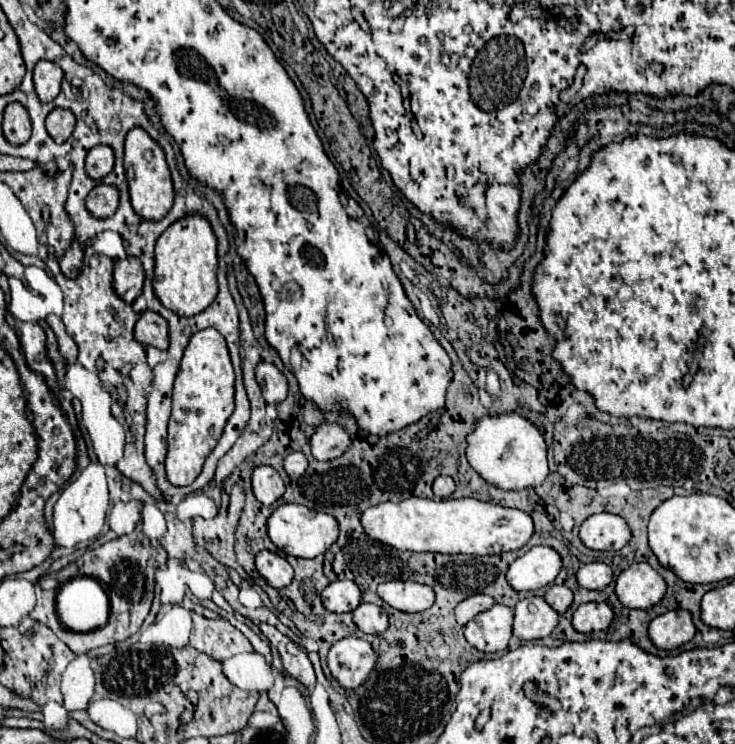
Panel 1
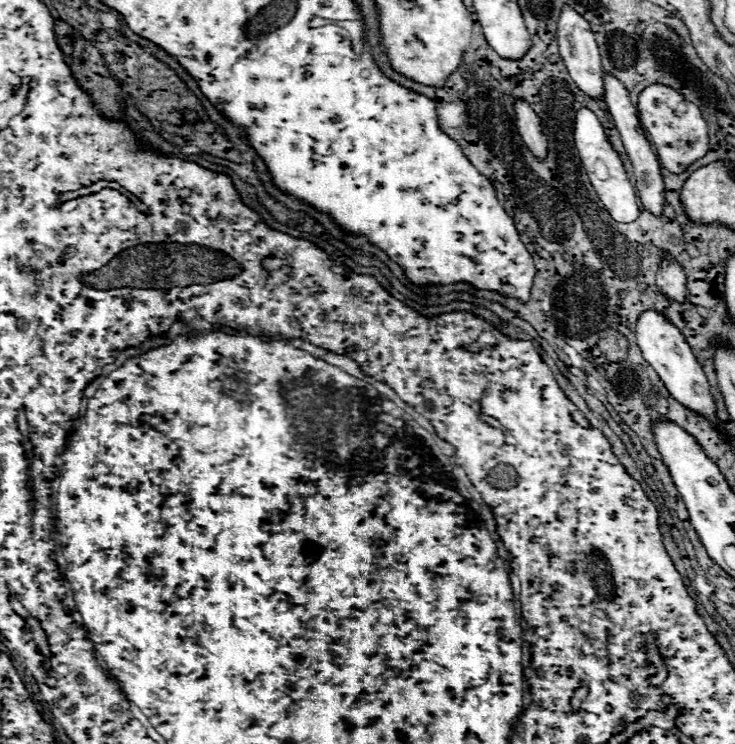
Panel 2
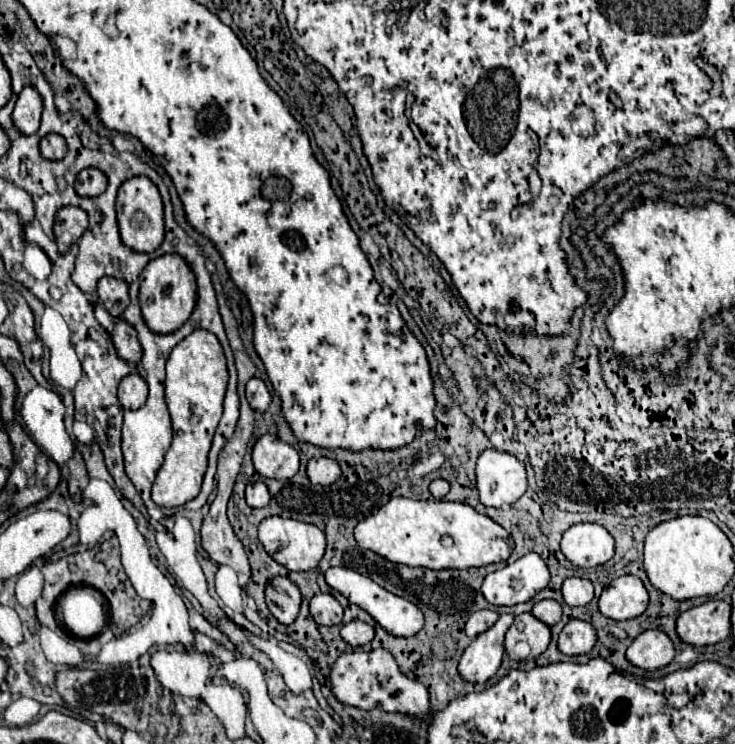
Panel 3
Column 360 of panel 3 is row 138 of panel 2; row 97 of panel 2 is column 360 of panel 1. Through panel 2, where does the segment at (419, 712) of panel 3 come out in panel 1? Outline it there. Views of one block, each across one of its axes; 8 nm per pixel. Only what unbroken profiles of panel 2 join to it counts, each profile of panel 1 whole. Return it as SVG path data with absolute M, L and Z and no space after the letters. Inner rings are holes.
M350 636L332 644L326 662L342 688L356 688L374 668L376 652L372 650L370 642Z

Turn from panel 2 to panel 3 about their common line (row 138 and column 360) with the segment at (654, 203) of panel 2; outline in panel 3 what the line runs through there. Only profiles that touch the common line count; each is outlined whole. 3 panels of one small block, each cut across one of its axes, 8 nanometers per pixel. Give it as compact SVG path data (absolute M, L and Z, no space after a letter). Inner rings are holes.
M352 620L350 624L344 624L342 630L340 630L340 636L346 644L350 644L352 648L358 648L358 646L364 646L364 644L370 644L372 638L374 638L374 628L368 626L366 622L360 622L360 620Z

